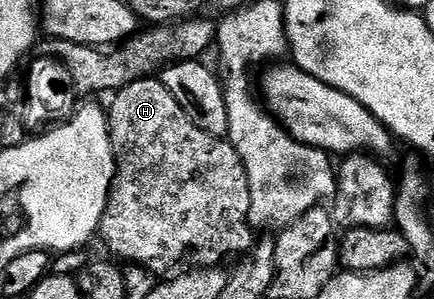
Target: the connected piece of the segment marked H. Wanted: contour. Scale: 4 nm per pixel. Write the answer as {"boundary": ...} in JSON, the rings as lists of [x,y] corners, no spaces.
{"boundary":[[[160,78],[133,81],[117,90],[113,98],[107,104],[107,115],[117,172],[109,187],[99,229],[100,239],[105,239],[109,247],[108,255],[138,264],[154,274],[172,273],[172,268],[188,256],[197,266],[217,266],[228,256],[244,257],[255,243],[255,232],[249,222],[251,186],[247,182],[247,170],[228,139],[199,130],[183,114],[183,106],[171,98]]]}

